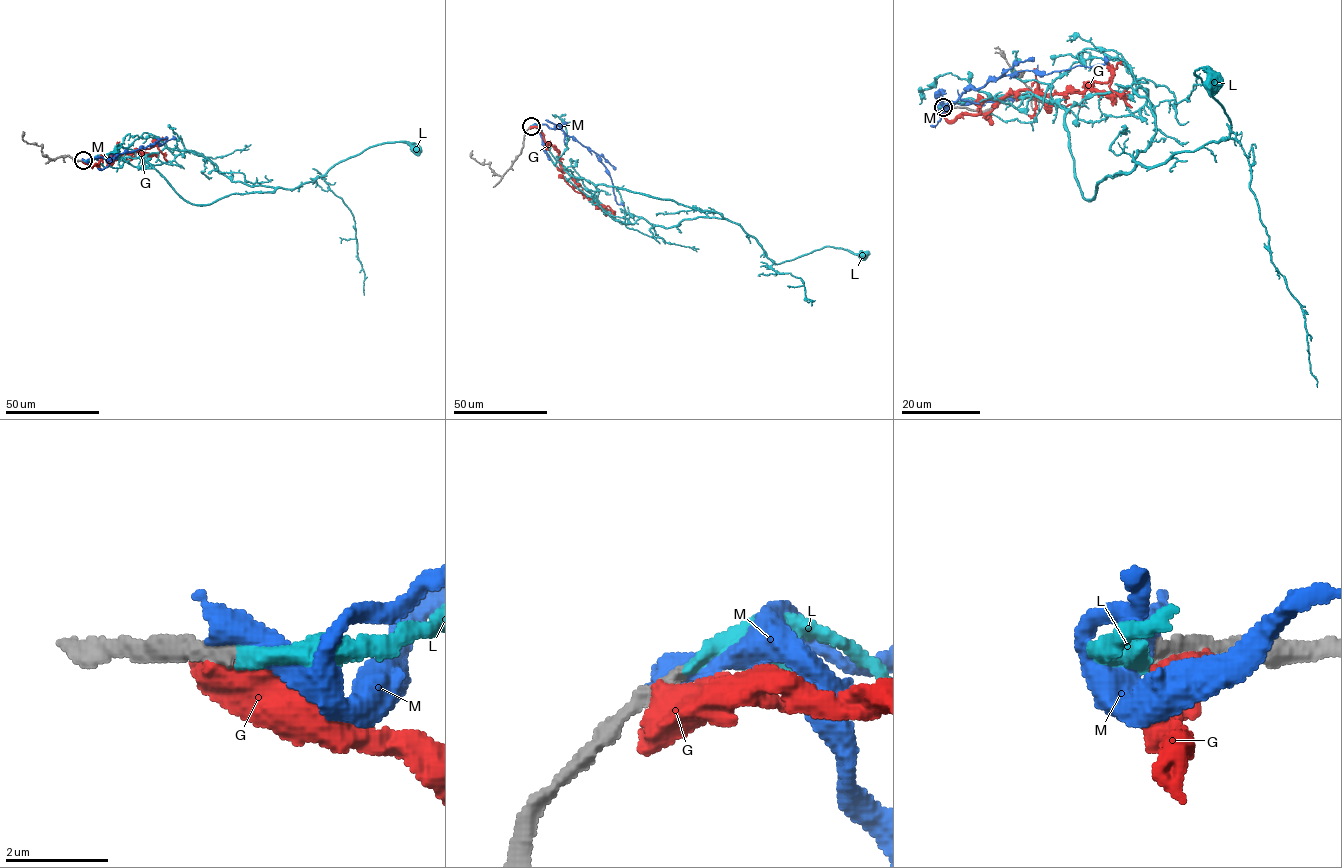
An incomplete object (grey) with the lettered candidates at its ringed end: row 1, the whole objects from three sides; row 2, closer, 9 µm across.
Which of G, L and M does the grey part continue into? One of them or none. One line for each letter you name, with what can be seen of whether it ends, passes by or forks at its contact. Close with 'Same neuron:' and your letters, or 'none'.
L: it ends
Same neuron: L

